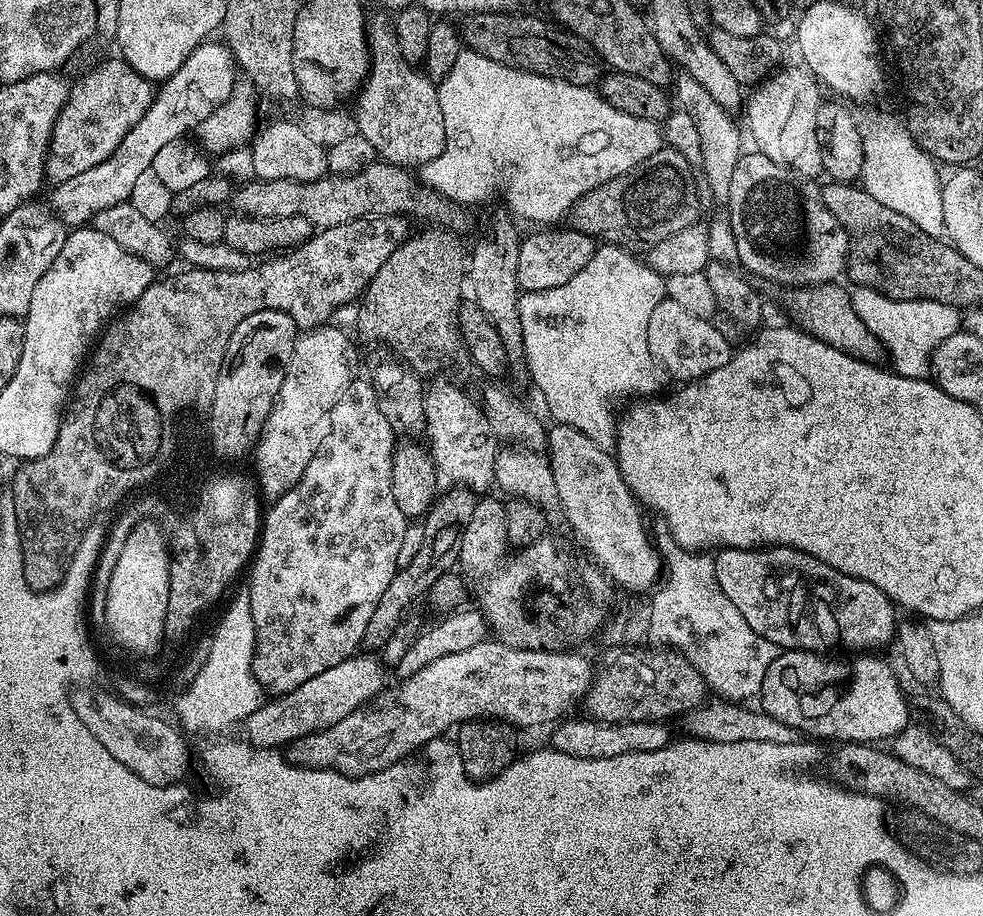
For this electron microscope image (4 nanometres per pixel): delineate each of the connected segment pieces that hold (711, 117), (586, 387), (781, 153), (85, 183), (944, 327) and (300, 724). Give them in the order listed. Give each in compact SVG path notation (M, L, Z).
M686 72L679 73L674 80L672 90L675 90L674 94L677 105L686 114L690 115L690 118L694 121L694 126L698 126L698 140L702 146L702 162L700 163L699 171L702 173L702 180L708 183L708 188L714 195L720 196L720 198L726 198L730 194L730 178L734 178L734 166L742 155L742 147L740 148L740 128L730 118L731 113L723 108L723 106L715 102L714 98L702 87L702 84L697 80L694 80L692 76Z
M601 245L590 262L570 278L570 282L550 290L526 292L520 298L520 319L526 322L526 361L537 390L548 403L548 412L553 416L551 419L582 430L590 442L598 442L598 446L609 450L616 447L616 404L623 405L629 398L655 397L659 393L656 391L666 381L664 367L650 354L646 338L646 326L650 326L654 306L666 299L665 277L633 256L619 245Z
M786 64L753 91L748 104L748 126L755 149L805 178L816 178L824 169L817 132L818 106L822 103L820 91L819 81L804 65Z
M205 42L197 46L178 66L178 70L169 80L159 85L158 91L152 97L152 104L142 114L142 118L120 140L120 145L106 162L98 162L86 174L77 174L75 178L66 178L66 182L55 185L51 190L50 207L56 217L65 226L84 226L91 221L98 210L106 206L118 206L129 199L137 177L152 167L154 156L166 142L182 139L195 133L206 118L218 106L222 106L234 93L236 88L236 72L238 65L232 49L223 42Z
M859 286L853 287L850 295L858 318L866 322L870 334L874 334L886 345L887 355L888 352L892 355L891 367L906 378L925 379L930 372L932 351L943 340L950 338L950 334L961 331L962 328L961 309L955 308L952 304L913 298L891 300L883 291Z
M360 655L347 656L345 660L338 662L338 666L330 666L330 670L314 674L310 682L302 682L298 690L285 692L261 703L260 709L246 721L247 739L256 748L279 749L284 746L280 744L291 745L303 736L321 732L324 728L334 726L334 722L342 722L346 714L354 714L354 710L358 710L362 705L371 704L381 692L385 691L386 668L375 655Z

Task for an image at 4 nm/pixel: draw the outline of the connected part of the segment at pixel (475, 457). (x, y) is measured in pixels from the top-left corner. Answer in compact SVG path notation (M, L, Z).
M436 378L431 381L424 389L424 405L426 406L426 436L429 436L432 439L432 444L430 443L430 451L432 453L432 460L436 463L436 471L439 473L441 477L449 476L452 479L451 483L453 485L468 488L471 492L477 494L484 494L488 487L493 487L495 478L496 478L496 455L500 452L501 445L499 443L496 444L496 440L498 441L498 432L497 429L494 429L490 426L490 422L488 421L488 415L485 414L483 407L479 403L476 404L471 400L470 397L467 396L466 393L463 392L462 389L459 388L456 384L451 384L450 381L444 380L448 378Z

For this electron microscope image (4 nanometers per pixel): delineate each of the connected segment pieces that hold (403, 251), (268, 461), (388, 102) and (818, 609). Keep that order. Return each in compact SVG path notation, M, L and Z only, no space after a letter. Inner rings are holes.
M428 226L425 232L409 235L382 262L382 270L374 274L374 278L365 288L358 301L360 309L356 312L356 324L360 332L368 340L377 340L377 345L387 346L409 368L424 378L432 378L444 374L447 368L456 368L467 359L464 339L460 337L458 317L462 297L460 283L466 280L466 244L457 233L441 227Z
M332 327L310 328L297 335L294 354L288 363L284 381L275 402L272 403L268 420L264 424L263 432L260 433L260 440L256 443L254 458L258 462L260 490L267 499L269 496L269 501L275 502L282 498L300 481L306 466L310 466L322 438L328 433L330 414L338 398L342 398L346 386L350 386L350 382L357 375L356 348L352 345L351 338L342 329Z
M369 15L366 20L368 29L368 54L370 63L368 65L368 78L364 81L356 103L356 128L355 131L370 146L374 146L376 156L381 161L401 166L421 166L438 158L447 145L446 127L443 126L442 106L439 105L439 94L437 85L417 65L411 64L398 46L396 29L393 21L384 16Z
M722 548L714 559L722 594L734 602L738 614L746 618L756 633L777 649L801 648L804 652L828 654L833 651L831 648L839 646L840 640L846 647L856 648L852 650L880 650L883 644L893 643L898 623L897 605L885 592L878 590L878 586L870 586L870 582L850 578L826 562L818 562L818 558L793 548Z

